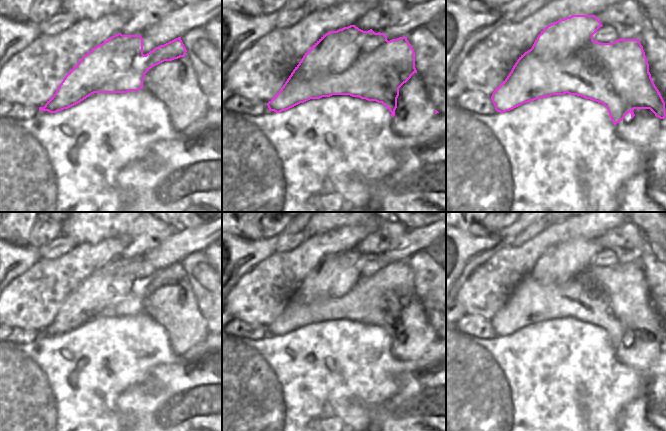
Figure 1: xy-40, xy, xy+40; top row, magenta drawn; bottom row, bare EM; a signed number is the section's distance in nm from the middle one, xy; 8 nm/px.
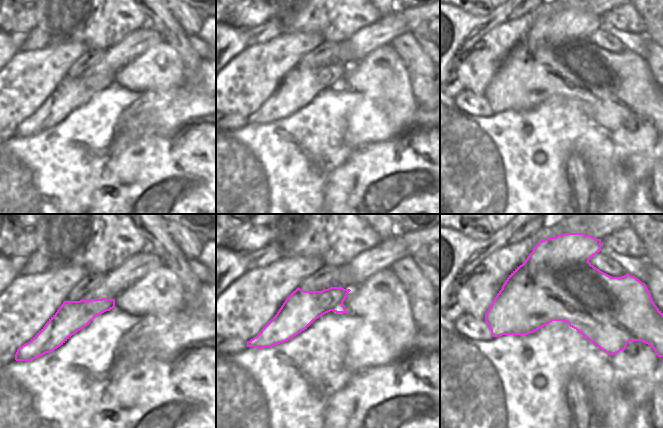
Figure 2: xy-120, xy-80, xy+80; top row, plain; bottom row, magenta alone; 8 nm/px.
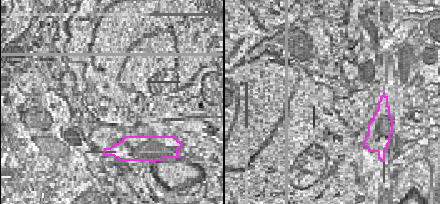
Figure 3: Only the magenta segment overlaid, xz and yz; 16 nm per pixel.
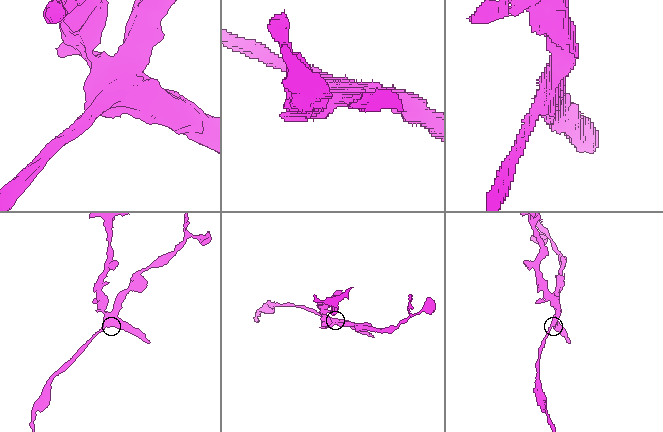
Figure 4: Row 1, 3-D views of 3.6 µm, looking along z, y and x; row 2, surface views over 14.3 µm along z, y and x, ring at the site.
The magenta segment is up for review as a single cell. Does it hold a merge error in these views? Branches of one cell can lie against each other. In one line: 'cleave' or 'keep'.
cleave

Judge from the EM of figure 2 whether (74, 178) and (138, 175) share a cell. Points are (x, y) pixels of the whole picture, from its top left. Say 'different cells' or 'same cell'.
different cells

